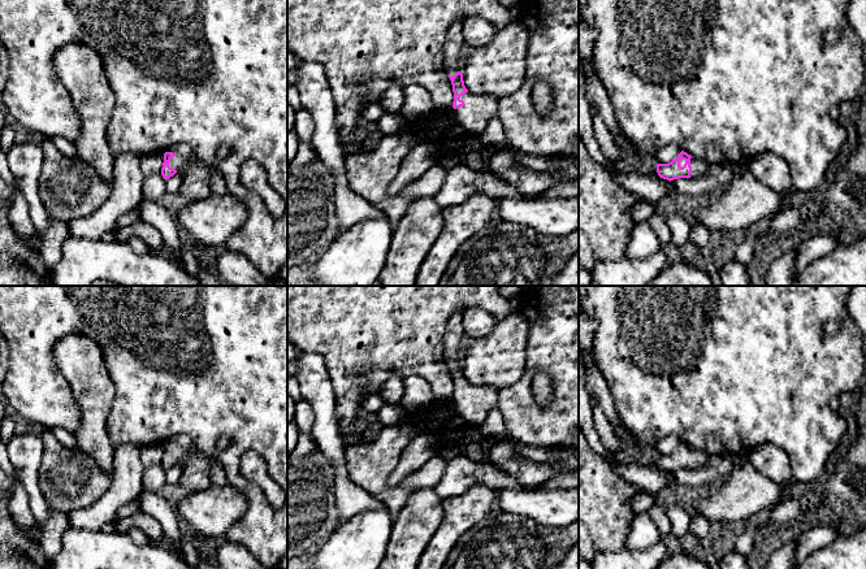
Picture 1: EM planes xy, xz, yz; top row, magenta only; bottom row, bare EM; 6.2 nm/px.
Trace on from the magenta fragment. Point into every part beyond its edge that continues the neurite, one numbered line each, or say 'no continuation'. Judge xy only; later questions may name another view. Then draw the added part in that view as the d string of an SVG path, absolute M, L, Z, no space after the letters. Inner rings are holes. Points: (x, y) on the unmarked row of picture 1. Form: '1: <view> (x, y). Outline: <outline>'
1: xy (195, 477). Outline: M174 447L169 457L183 465L178 483L186 494L199 492L211 486L209 465L204 453L194 447Z

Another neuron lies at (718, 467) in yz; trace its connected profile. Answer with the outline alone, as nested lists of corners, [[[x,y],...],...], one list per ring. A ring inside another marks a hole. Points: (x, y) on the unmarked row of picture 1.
[[[713,455],[709,464],[701,469],[677,469],[671,472],[671,475],[677,483],[684,486],[697,486],[702,490],[719,477],[728,477],[733,470],[732,456],[729,455]]]

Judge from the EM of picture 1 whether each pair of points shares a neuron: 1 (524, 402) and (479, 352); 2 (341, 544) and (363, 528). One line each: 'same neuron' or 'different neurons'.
1: different neurons
2: same neuron

